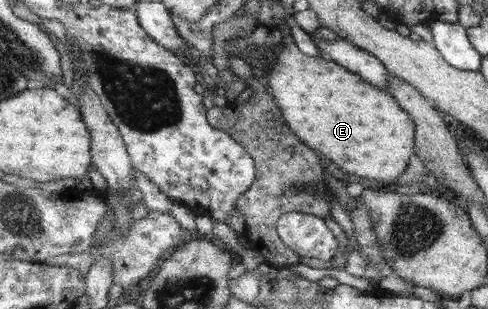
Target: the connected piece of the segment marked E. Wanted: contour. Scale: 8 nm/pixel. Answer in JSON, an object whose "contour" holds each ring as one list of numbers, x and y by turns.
{"contour":[[279,23,277,29,282,32,283,40,279,44,283,48,277,51,267,79,273,88,271,94,275,96,279,108,283,110,283,116,287,116,287,124,291,124,291,130,307,146,319,150,323,156,327,156,329,160,333,160,335,164,339,164,343,170,351,174,371,180,398,181,403,176,403,172,406,173,411,156,418,152,416,124,409,112,387,89,365,82,359,74,353,74,343,65,323,56,307,56,295,45,287,23]]}

